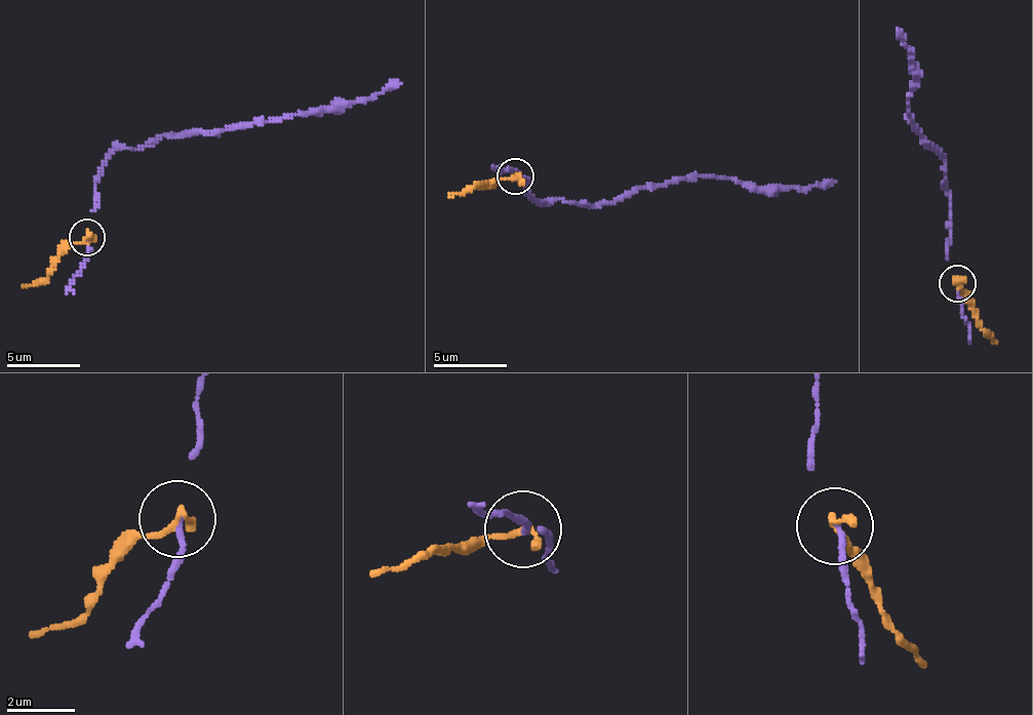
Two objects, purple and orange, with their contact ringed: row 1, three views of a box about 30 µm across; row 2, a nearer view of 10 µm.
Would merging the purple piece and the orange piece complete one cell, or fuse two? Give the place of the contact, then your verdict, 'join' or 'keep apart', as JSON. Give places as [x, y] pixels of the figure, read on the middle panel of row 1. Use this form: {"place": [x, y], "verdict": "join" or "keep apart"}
{"place": [515, 176], "verdict": "keep apart"}

